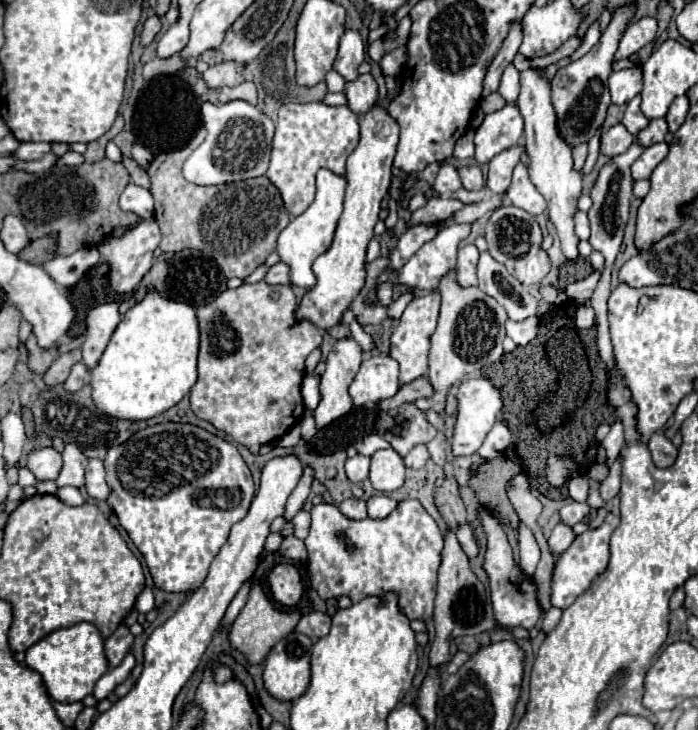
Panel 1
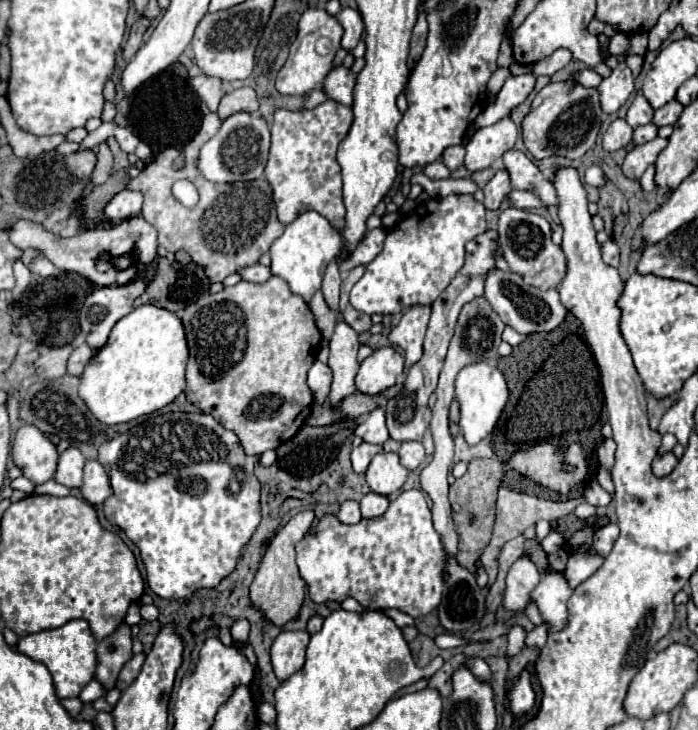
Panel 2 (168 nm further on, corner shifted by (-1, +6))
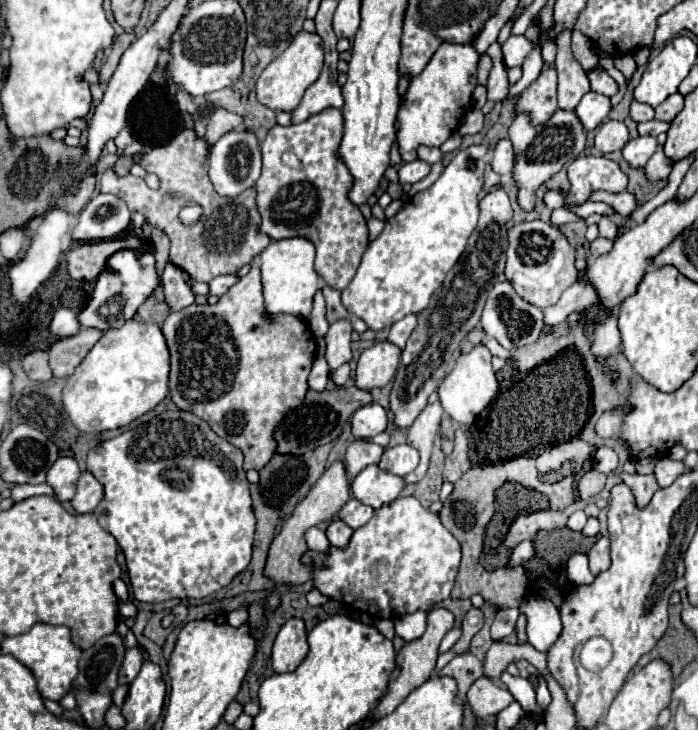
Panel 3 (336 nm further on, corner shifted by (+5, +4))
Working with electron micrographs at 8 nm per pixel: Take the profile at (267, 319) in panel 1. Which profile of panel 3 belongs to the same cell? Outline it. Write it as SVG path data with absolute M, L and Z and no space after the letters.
M253 260L251 270L237 284L233 284L227 294L219 298L217 304L191 304L185 310L171 312L163 322L163 336L171 354L169 372L169 394L173 404L205 420L217 436L239 448L245 456L245 470L261 470L275 454L273 432L277 424L285 418L291 408L297 408L307 394L307 376L311 372L313 358L317 354L317 344L309 332L305 320L289 314L271 316L273 322L263 320L263 292L261 292L261 272L259 264Z

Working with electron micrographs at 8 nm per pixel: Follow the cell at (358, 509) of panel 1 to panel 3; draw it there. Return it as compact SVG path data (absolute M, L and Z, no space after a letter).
M335 518L327 528L327 538L329 538L331 546L335 546L335 548L343 548L345 544L349 544L351 534L353 534L353 530L339 518Z

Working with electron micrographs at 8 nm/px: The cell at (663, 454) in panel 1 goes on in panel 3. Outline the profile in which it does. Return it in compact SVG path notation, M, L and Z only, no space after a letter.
M629 474L629 476L625 476L625 478L627 478L627 480L623 480L623 482L625 482L625 484L629 486L629 490L633 492L635 502L637 502L637 506L639 506L639 508L647 506L647 504L649 504L649 500L653 498L653 494L659 490L657 480L655 480L655 476L653 476L653 474L649 474L649 476Z

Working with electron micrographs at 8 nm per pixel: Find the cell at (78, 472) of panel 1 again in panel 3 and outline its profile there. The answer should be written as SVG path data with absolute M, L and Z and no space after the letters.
M59 458L47 472L47 484L55 490L59 502L67 502L75 496L75 486L79 478L79 466L75 458Z

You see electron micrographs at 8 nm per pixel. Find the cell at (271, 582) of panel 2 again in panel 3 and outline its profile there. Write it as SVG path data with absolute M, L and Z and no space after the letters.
M333 462L323 474L321 478L311 486L311 490L307 492L305 498L301 498L291 514L291 518L283 524L281 532L275 536L271 548L269 548L269 558L267 558L267 566L265 566L265 576L273 578L275 582L281 584L303 584L307 582L313 574L313 566L311 564L303 564L301 556L309 550L307 542L305 542L305 532L311 526L317 526L321 522L329 522L333 520L333 516L341 510L341 506L351 498L349 492L349 482L347 482L347 472L343 462Z

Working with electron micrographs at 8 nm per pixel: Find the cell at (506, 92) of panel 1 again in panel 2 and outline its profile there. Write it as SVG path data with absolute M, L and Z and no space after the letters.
M523 74L523 76L511 76L505 80L503 88L499 90L495 102L491 106L487 106L477 118L475 118L475 128L483 128L483 126L491 126L495 124L499 118L507 116L515 106L519 106L529 92L535 86L535 76L533 74Z

